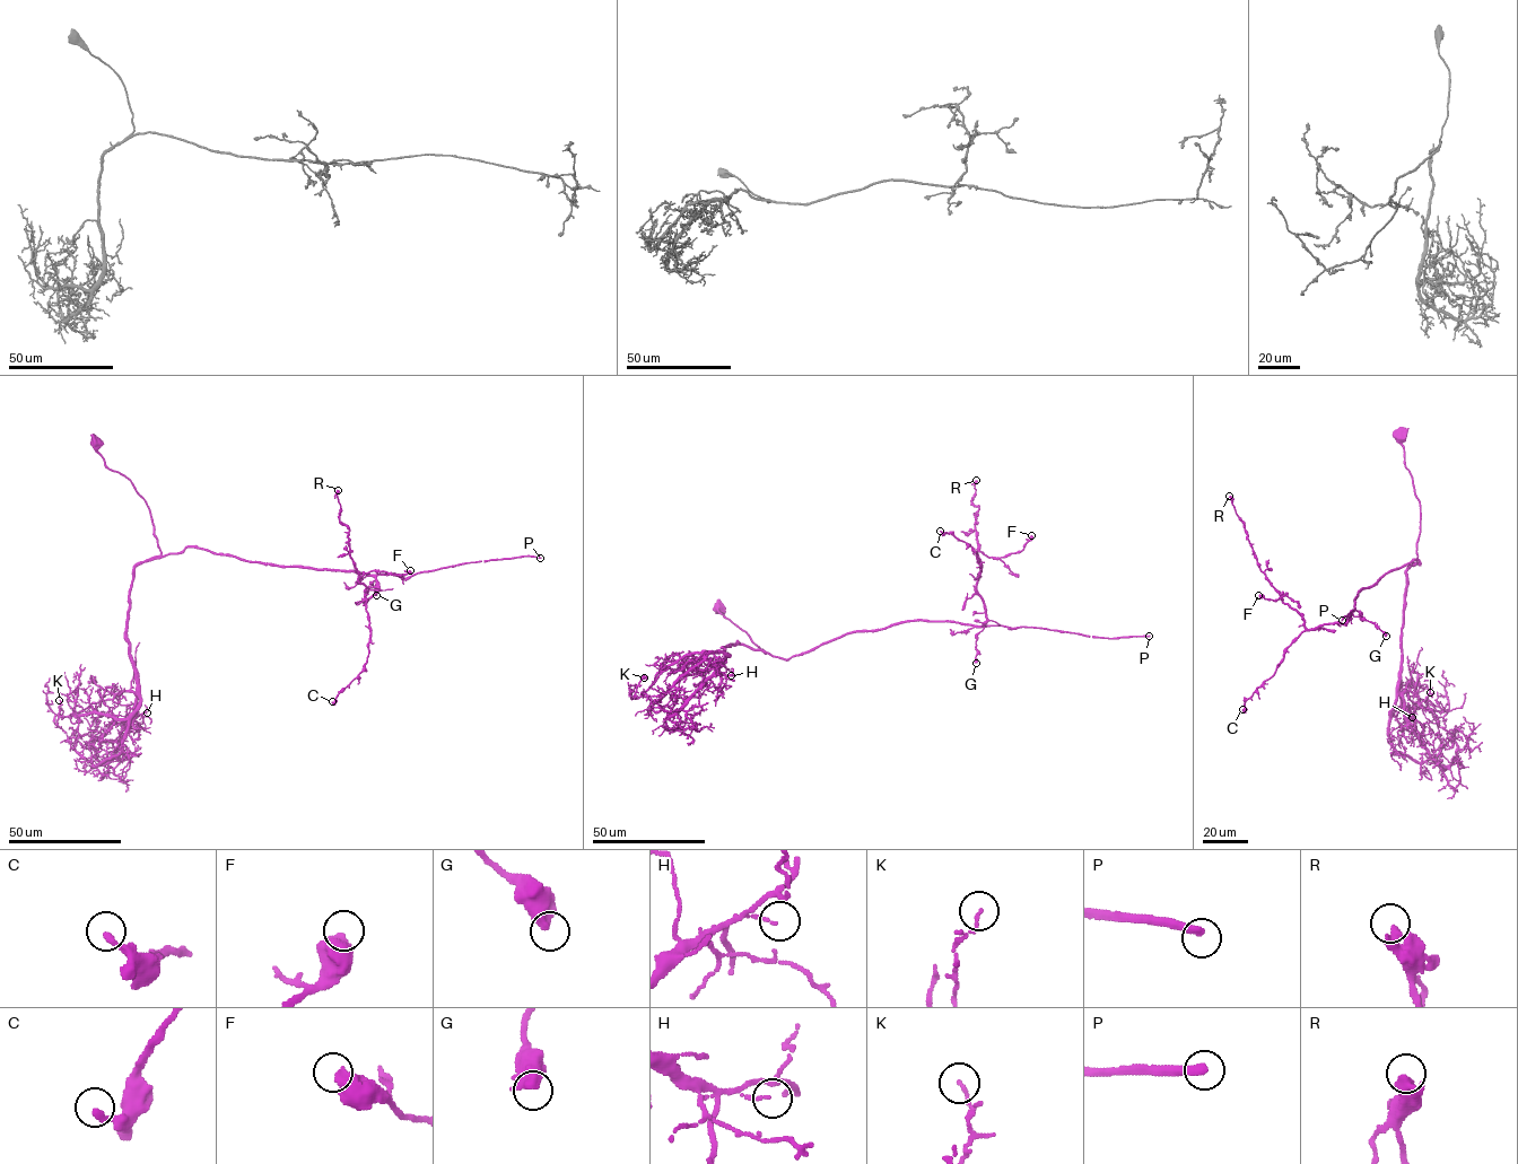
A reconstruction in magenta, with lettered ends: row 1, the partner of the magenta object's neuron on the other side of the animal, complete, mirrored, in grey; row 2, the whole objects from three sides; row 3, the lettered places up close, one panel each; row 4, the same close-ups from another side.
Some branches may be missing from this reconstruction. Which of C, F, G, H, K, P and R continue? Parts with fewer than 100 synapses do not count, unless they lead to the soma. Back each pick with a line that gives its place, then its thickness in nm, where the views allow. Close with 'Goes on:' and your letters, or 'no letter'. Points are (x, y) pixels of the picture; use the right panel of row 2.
P: (1342, 620) | 340 nm
Goes on: P

